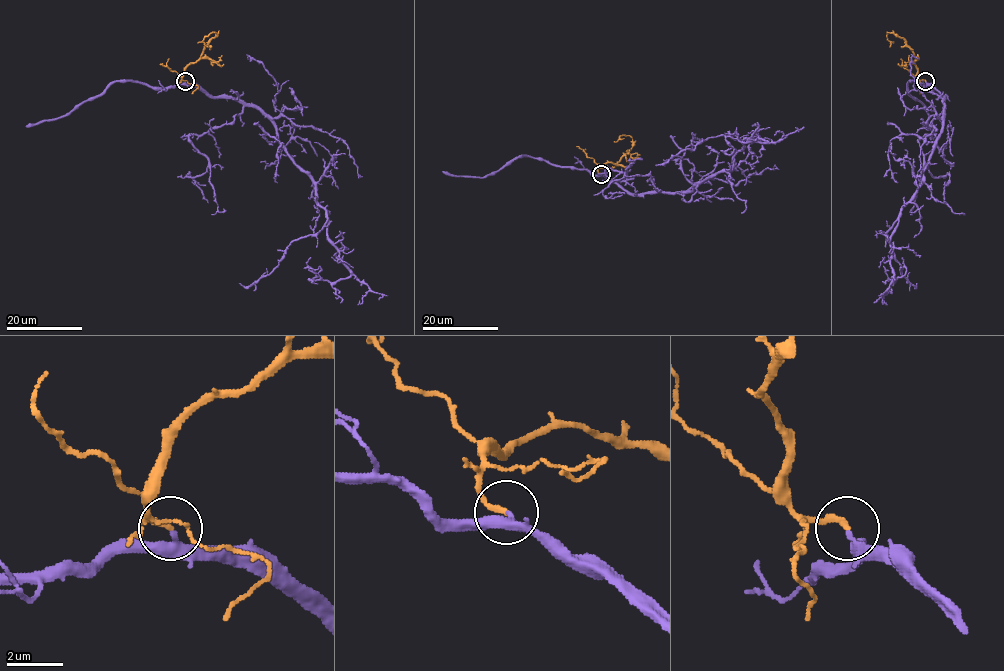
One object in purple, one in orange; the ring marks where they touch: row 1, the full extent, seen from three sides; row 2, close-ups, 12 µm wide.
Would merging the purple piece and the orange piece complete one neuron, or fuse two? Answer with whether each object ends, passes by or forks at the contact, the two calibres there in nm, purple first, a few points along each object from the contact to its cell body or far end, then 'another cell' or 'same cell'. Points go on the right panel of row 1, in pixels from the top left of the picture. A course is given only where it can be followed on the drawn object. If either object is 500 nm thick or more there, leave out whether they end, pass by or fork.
purple passes by; orange ends; calibres 260 and 190 nm; course purple (925, 82), (945, 97), (944, 119), (922, 184), (899, 211), (888, 280), (903, 275), (901, 267); course orange (925, 81), (917, 78), (914, 64), (915, 57), (906, 42), (887, 32), (890, 46); same cell

